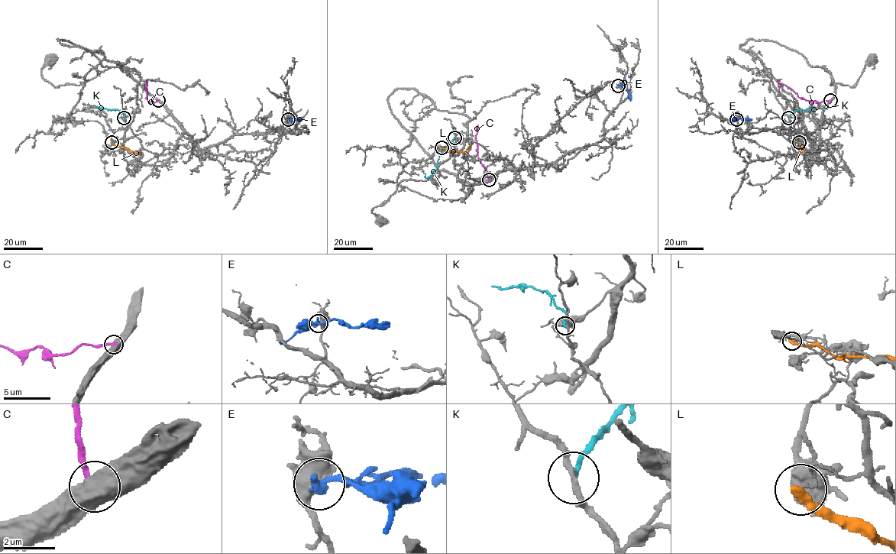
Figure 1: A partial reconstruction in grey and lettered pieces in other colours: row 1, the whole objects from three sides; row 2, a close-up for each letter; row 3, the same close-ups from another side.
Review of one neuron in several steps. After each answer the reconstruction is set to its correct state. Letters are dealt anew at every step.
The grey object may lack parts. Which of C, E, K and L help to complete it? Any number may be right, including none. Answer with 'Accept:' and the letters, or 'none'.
Accept: none

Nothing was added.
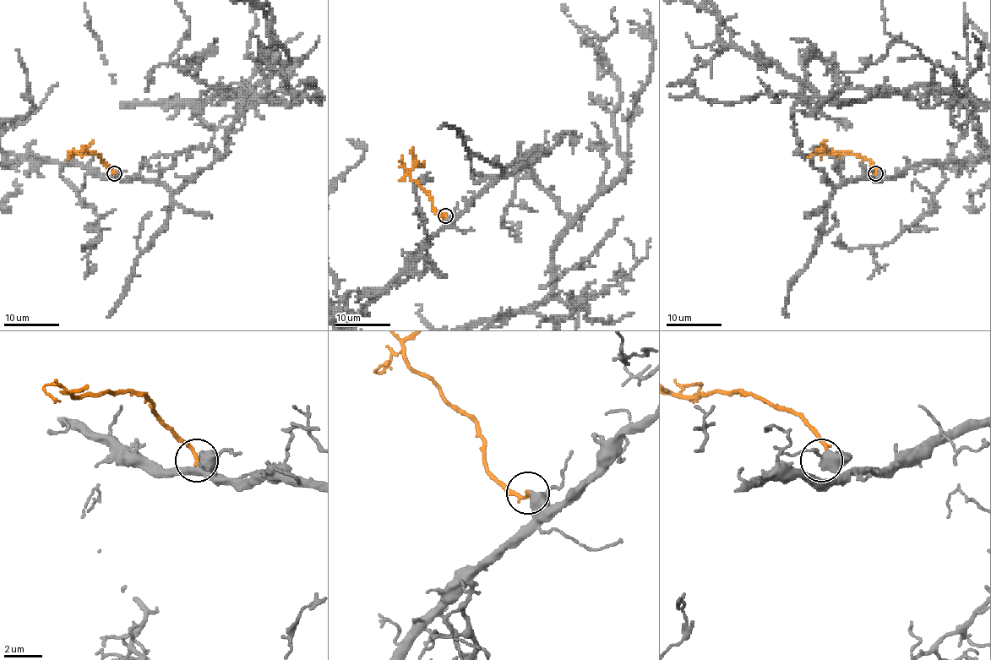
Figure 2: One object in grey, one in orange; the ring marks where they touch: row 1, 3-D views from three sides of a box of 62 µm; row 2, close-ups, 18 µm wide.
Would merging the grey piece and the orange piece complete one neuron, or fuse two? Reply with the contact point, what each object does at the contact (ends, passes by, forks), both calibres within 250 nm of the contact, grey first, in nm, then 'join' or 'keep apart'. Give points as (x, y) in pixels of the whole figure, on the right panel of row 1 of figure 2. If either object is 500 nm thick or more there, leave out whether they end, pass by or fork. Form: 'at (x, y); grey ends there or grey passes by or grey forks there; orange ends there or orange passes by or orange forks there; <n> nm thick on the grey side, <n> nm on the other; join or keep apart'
at (875, 173); grey passes by; orange ends there; 360 nm thick on the grey side, 190 nm on the other; join

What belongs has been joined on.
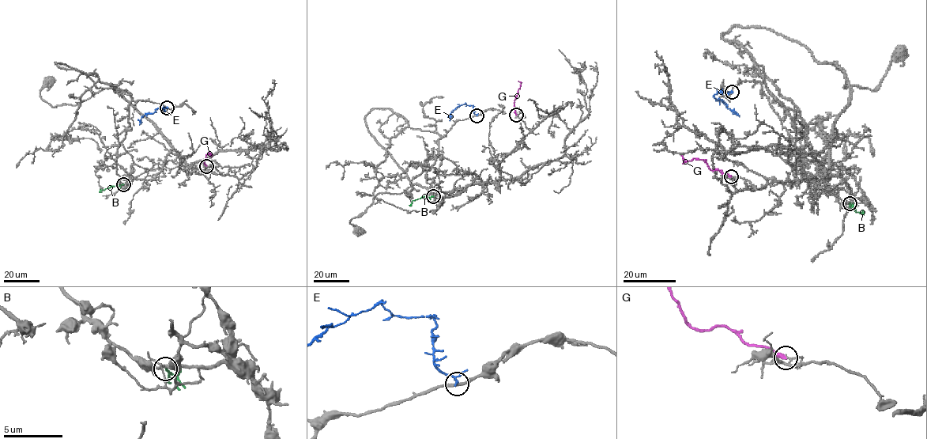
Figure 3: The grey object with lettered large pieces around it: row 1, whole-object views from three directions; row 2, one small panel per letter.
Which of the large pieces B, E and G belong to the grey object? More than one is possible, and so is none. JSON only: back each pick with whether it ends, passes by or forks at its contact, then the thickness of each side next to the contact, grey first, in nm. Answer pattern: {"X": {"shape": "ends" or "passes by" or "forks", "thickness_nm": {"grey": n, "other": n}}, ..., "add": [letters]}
{"add": []}

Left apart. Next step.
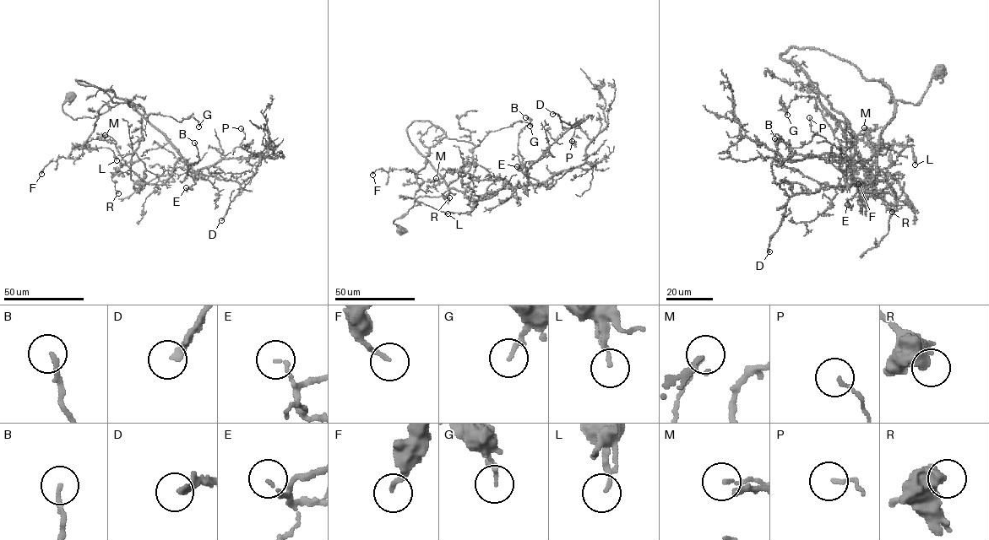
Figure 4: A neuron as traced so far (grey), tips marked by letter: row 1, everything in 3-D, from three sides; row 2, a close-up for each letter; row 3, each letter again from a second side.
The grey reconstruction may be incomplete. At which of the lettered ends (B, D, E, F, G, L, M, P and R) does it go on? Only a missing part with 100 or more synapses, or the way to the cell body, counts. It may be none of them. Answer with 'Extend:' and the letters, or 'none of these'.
Extend: D

